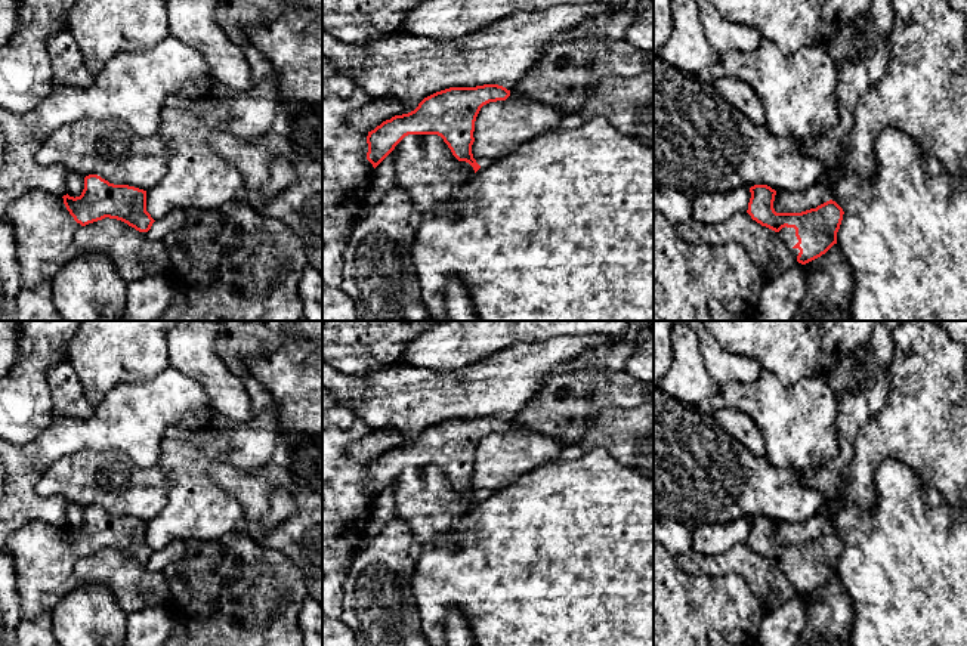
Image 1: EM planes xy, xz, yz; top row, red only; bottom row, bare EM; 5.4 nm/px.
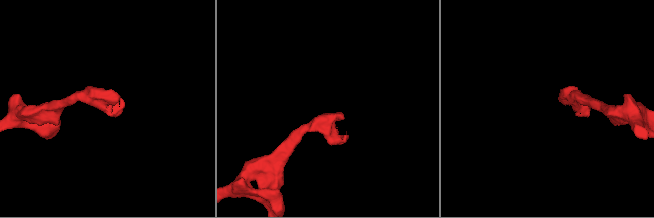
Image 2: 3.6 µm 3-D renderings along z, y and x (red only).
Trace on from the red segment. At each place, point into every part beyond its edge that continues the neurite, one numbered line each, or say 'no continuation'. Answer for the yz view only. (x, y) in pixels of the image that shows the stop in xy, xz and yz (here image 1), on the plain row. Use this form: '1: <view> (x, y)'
1: yz (785, 565)

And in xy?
1: xy (175, 550)

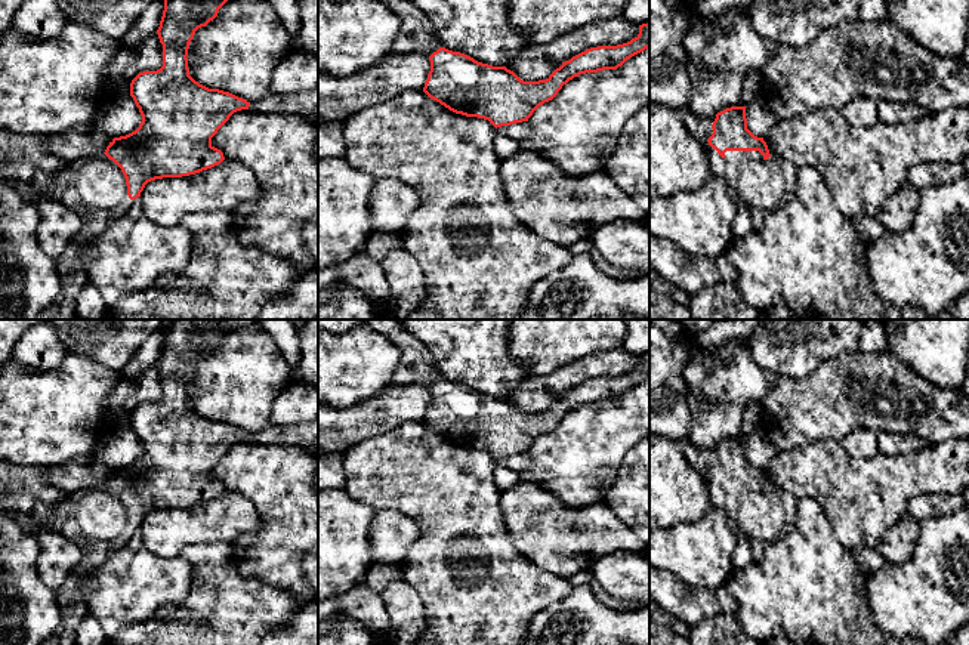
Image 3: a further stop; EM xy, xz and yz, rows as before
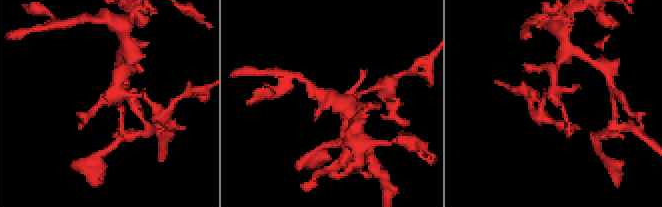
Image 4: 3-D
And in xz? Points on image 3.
1: xz (416, 364)

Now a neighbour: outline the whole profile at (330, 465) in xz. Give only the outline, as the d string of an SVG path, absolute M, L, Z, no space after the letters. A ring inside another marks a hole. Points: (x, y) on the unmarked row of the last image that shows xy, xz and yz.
M324 453L318 457L318 491L345 490L343 454Z

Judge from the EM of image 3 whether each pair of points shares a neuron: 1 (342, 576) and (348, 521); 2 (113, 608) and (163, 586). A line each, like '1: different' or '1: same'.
1: same
2: same

